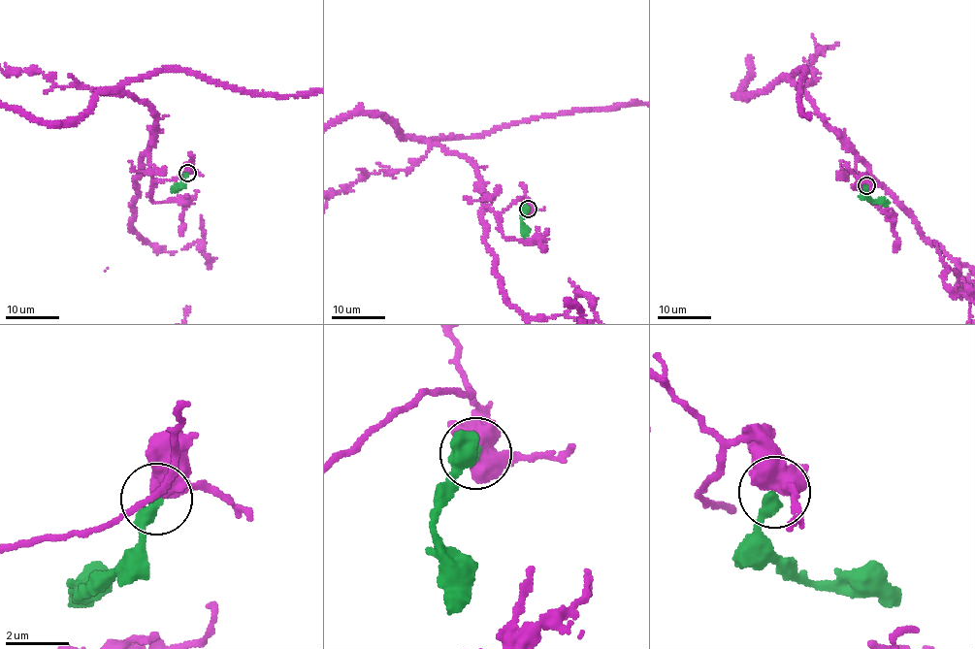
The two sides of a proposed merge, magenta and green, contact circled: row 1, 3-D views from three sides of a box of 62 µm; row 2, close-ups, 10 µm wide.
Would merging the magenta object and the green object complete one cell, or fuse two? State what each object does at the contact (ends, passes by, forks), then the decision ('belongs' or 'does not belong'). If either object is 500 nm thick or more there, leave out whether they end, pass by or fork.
magenta forks; green ends; does not belong

